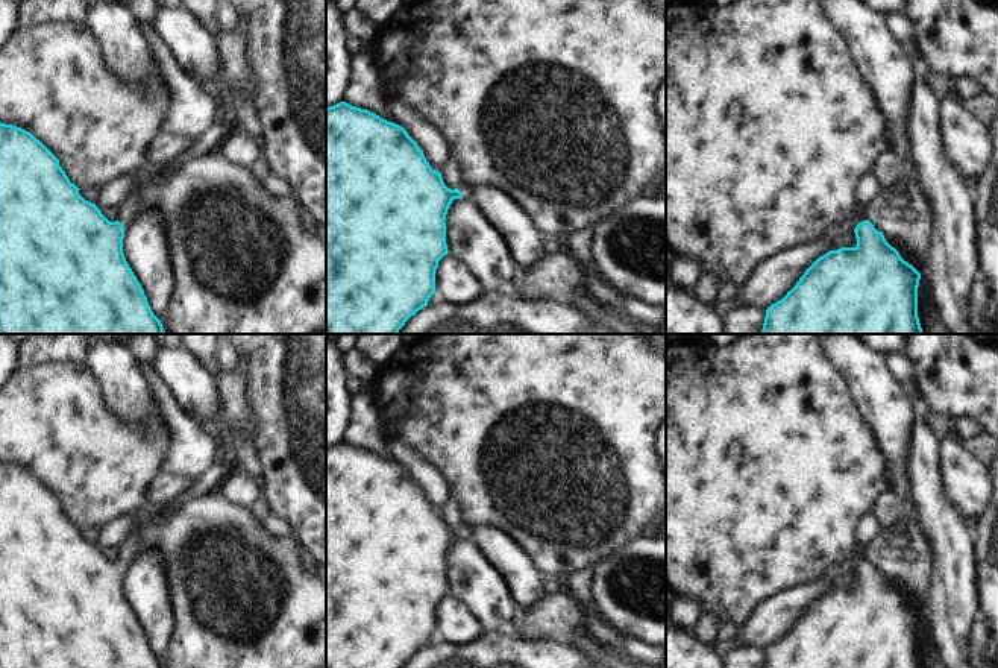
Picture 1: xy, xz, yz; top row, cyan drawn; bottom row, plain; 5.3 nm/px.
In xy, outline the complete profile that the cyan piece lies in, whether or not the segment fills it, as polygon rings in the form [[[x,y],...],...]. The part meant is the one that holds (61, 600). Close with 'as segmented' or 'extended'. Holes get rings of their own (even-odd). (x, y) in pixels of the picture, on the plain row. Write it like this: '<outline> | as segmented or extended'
[[[0,463],[0,668],[162,668],[123,594],[124,571],[137,557],[140,536],[129,533],[115,547],[117,560],[109,562],[96,544],[79,534],[79,530],[70,522],[59,499],[39,480],[21,468]]] | extended

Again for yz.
[[[857,544],[857,586],[819,597],[787,635],[766,650],[763,668],[921,668],[918,627],[921,613],[892,588]]] | extended

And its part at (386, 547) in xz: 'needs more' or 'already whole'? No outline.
needs more

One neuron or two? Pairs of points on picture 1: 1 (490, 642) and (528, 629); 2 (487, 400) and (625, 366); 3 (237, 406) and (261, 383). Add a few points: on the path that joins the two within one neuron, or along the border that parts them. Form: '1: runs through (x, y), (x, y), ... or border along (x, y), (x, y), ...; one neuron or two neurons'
1: border along (504, 629), (522, 636), (549, 638); two neurons
2: runs through (522, 398), (539, 393), (590, 389); one neuron
3: border along (241, 360), (246, 363), (247, 403), (254, 430); two neurons

